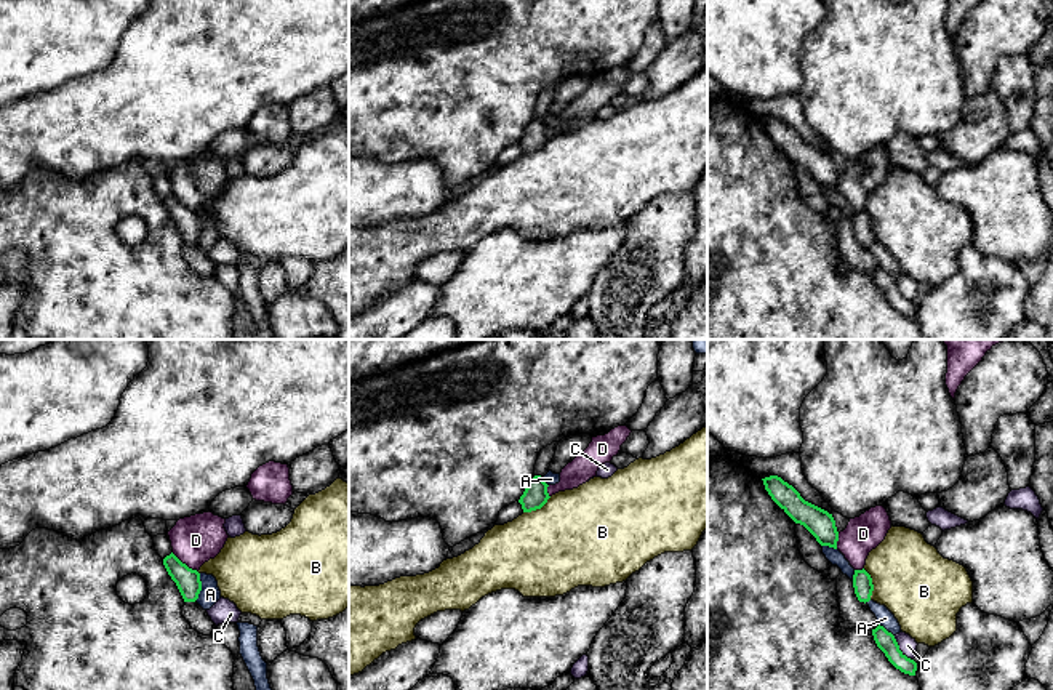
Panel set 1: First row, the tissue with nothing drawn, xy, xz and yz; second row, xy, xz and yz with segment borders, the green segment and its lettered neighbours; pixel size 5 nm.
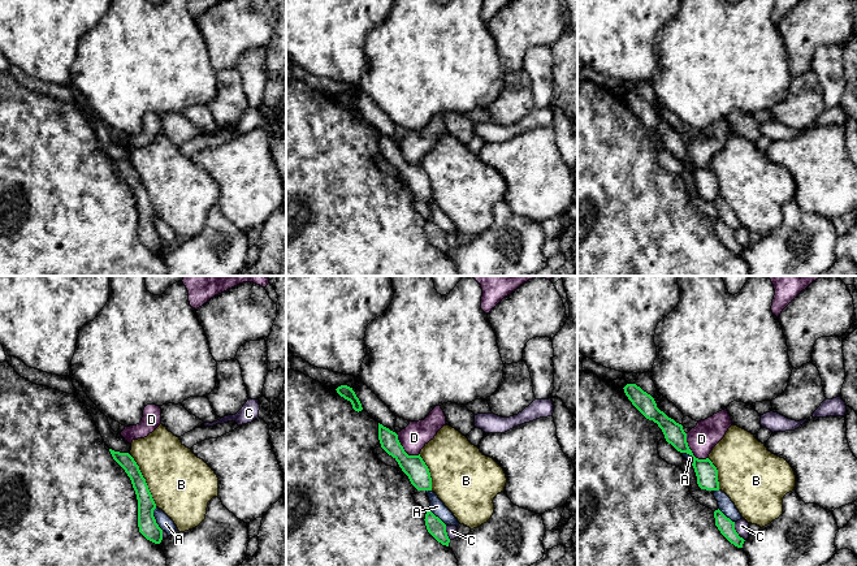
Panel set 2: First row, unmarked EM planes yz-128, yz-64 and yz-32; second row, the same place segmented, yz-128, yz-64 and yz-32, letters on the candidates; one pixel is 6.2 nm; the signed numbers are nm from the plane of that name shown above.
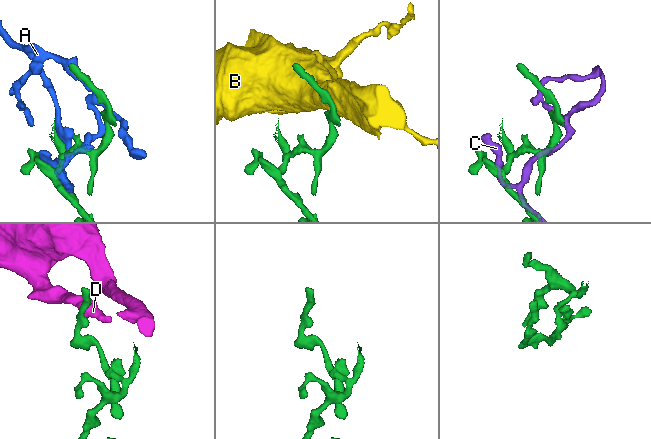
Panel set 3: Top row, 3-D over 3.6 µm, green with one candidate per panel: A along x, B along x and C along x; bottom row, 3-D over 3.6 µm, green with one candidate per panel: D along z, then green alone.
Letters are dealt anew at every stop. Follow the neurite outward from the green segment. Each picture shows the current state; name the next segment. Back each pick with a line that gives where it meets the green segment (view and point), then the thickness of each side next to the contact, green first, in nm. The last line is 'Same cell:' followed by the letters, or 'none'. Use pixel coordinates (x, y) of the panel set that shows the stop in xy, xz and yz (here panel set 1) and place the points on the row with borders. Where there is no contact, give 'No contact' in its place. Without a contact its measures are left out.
Same cell: none

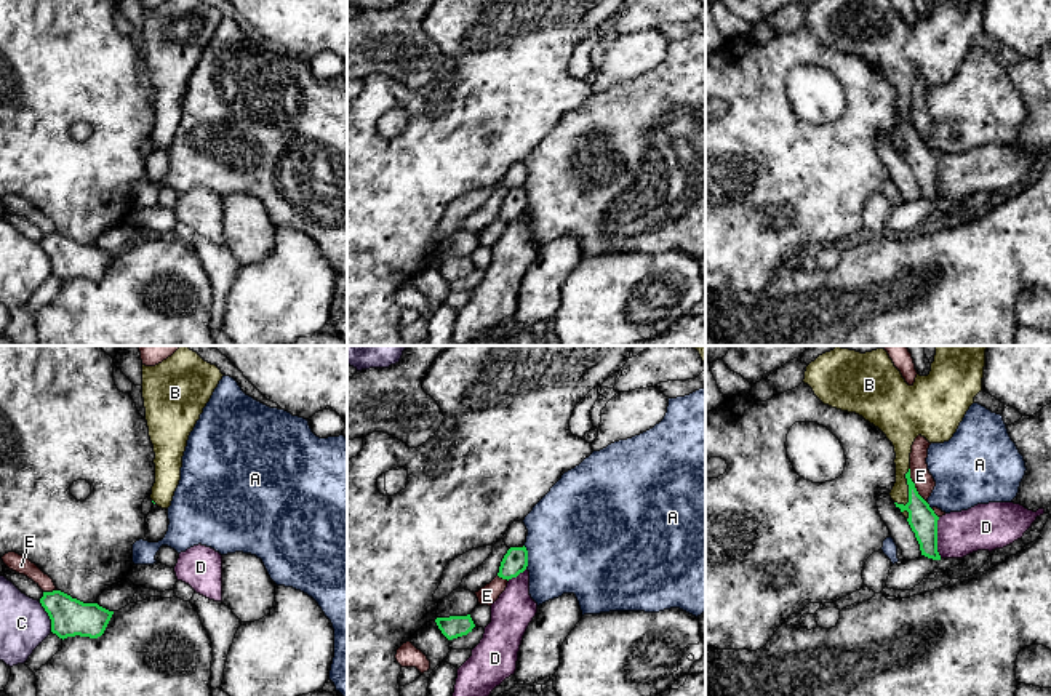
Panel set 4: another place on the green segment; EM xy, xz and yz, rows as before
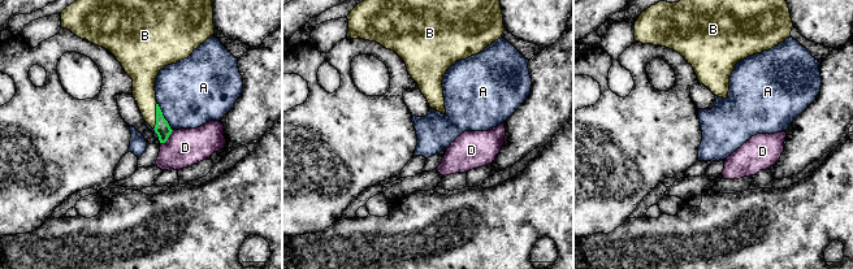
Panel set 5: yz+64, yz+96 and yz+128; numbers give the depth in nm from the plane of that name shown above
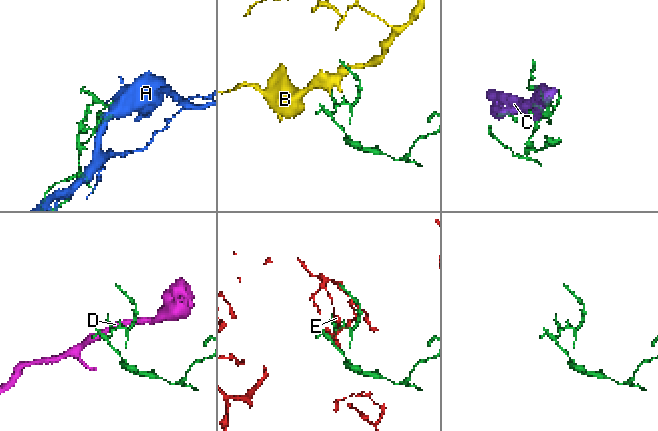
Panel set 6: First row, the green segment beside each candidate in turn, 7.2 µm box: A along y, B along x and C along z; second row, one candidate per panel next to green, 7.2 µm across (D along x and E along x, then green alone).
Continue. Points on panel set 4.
B: Touches green at yz (909, 487). Thickness 140 nm (green) against 120 nm
Same cell: B

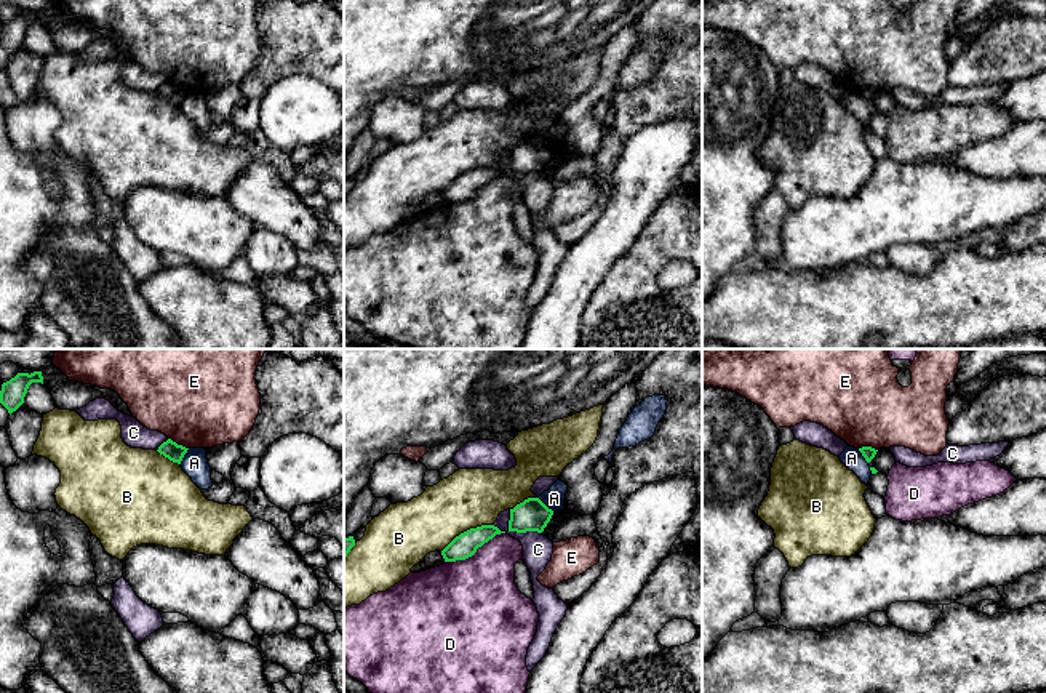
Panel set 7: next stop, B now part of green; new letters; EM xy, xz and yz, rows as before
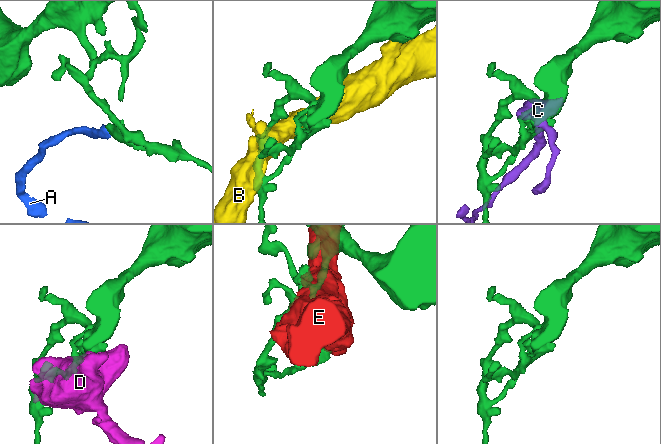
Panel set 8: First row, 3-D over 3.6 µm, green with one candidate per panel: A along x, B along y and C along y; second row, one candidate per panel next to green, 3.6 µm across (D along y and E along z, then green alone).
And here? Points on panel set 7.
Same cell: none

